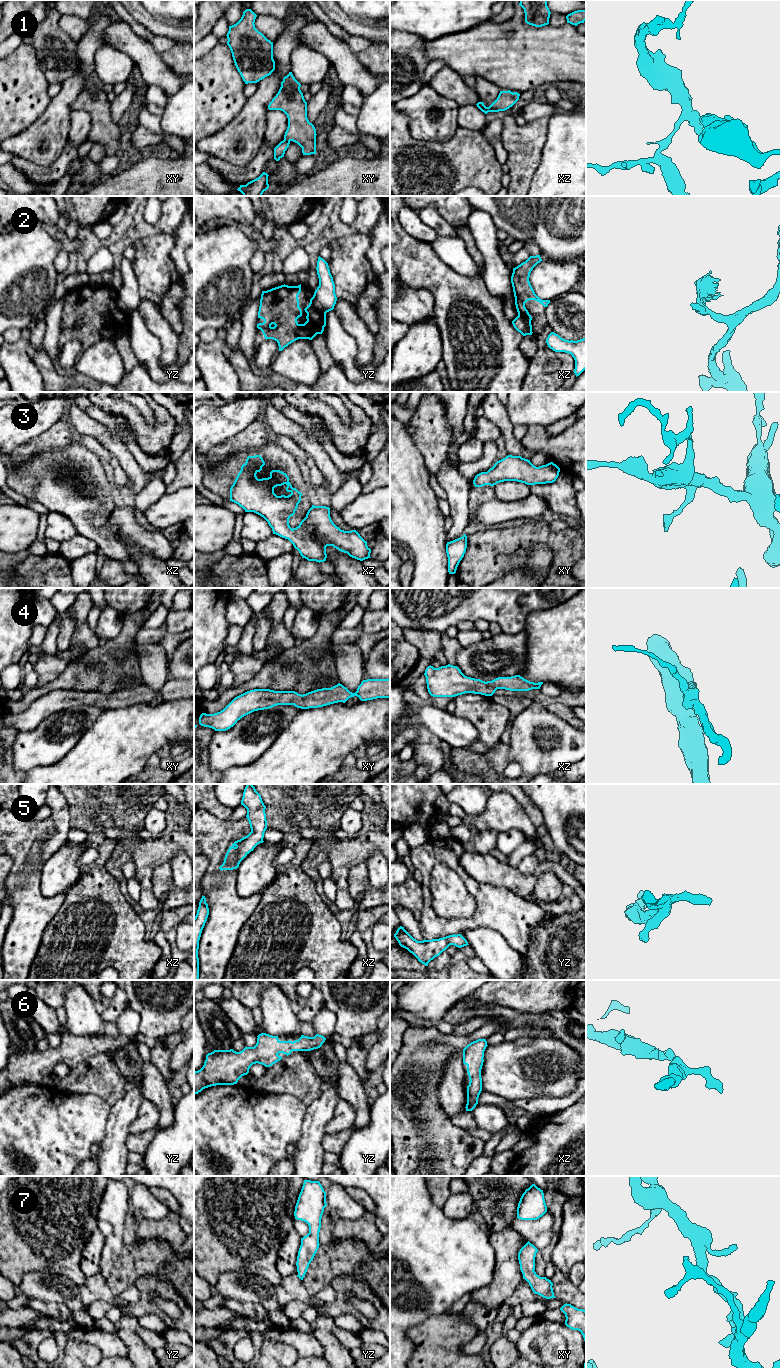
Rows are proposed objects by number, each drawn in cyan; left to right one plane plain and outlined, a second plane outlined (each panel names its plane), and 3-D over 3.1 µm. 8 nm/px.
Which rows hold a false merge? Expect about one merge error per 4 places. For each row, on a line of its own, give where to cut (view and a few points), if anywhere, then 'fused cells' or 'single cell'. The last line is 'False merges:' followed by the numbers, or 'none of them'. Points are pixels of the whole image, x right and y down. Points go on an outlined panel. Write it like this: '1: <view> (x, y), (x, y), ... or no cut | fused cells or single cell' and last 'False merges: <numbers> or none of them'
1: xy (284, 139), (289, 141) | fused cells
2: yz (312, 297), (314, 306), (319, 311), (325, 313) | fused cells
3: no cut | single cell
4: no cut | single cell
5: no cut | single cell
6: no cut | single cell
7: no cut | single cell
False merges: 1, 2

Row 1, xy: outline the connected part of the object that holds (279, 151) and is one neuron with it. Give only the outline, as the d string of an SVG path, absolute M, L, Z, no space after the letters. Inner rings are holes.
M283 140L274 148L274 159L279 161L284 157L285 151L289 147L290 141Z

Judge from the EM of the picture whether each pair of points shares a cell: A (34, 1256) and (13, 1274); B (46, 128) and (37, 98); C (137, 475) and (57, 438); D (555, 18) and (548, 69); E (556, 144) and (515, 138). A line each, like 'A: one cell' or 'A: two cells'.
A: one cell
B: two cells
C: two cells
D: two cells
E: two cells

